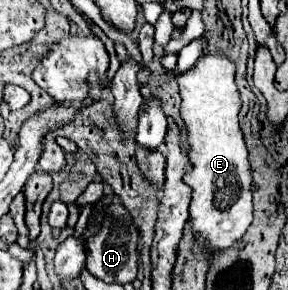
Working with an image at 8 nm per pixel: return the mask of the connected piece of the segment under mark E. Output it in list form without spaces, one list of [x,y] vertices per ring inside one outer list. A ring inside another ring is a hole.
[[[207,52],[197,60],[195,68],[179,76],[179,94],[183,98],[181,118],[189,132],[189,158],[193,162],[193,170],[183,176],[183,182],[193,188],[189,218],[197,242],[207,246],[211,254],[239,240],[253,220],[251,172],[247,146],[237,120],[241,100],[233,76],[233,62],[223,54],[211,56]]]

